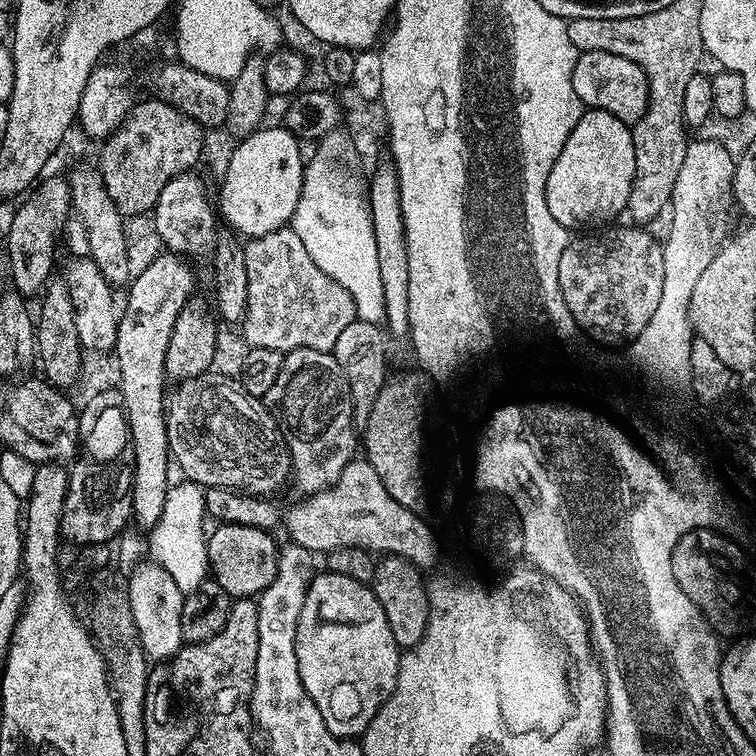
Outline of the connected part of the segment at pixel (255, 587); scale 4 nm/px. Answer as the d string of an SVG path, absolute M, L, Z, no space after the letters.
M220 524L216 530L207 535L205 544L207 546L207 556L209 569L213 579L222 586L229 597L235 599L247 599L255 597L264 591L264 588L273 580L273 574L276 572L276 563L274 557L274 546L271 536L265 529L258 527L242 526L241 524Z

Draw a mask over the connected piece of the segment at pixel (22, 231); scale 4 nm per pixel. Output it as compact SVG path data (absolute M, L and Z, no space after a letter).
M47 176L31 189L29 200L13 214L8 224L8 260L12 263L12 280L16 283L13 285L25 298L31 298L36 291L39 293L49 283L56 235L63 230L68 215L70 218L74 212L71 183L60 176Z

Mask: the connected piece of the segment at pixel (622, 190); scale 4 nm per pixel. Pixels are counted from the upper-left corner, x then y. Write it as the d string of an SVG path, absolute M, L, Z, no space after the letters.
M588 108L581 111L574 130L566 138L566 146L562 146L562 154L558 154L558 162L550 170L550 178L546 178L546 206L569 230L575 229L575 224L608 220L627 209L635 169L632 128L613 112Z

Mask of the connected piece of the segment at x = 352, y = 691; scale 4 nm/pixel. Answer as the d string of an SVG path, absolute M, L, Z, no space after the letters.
M327 570L321 571L321 576L313 575L308 581L306 598L302 602L302 614L298 614L298 626L296 627L296 657L298 658L298 674L302 678L304 692L314 702L316 709L320 711L321 718L325 724L331 726L330 731L337 738L360 738L363 737L364 729L368 723L376 717L378 710L383 706L384 701L388 699L389 694L394 690L398 670L400 669L401 649L394 642L390 626L386 622L386 616L382 614L382 606L378 606L376 595L371 587L365 586L351 577L344 574L332 573Z

